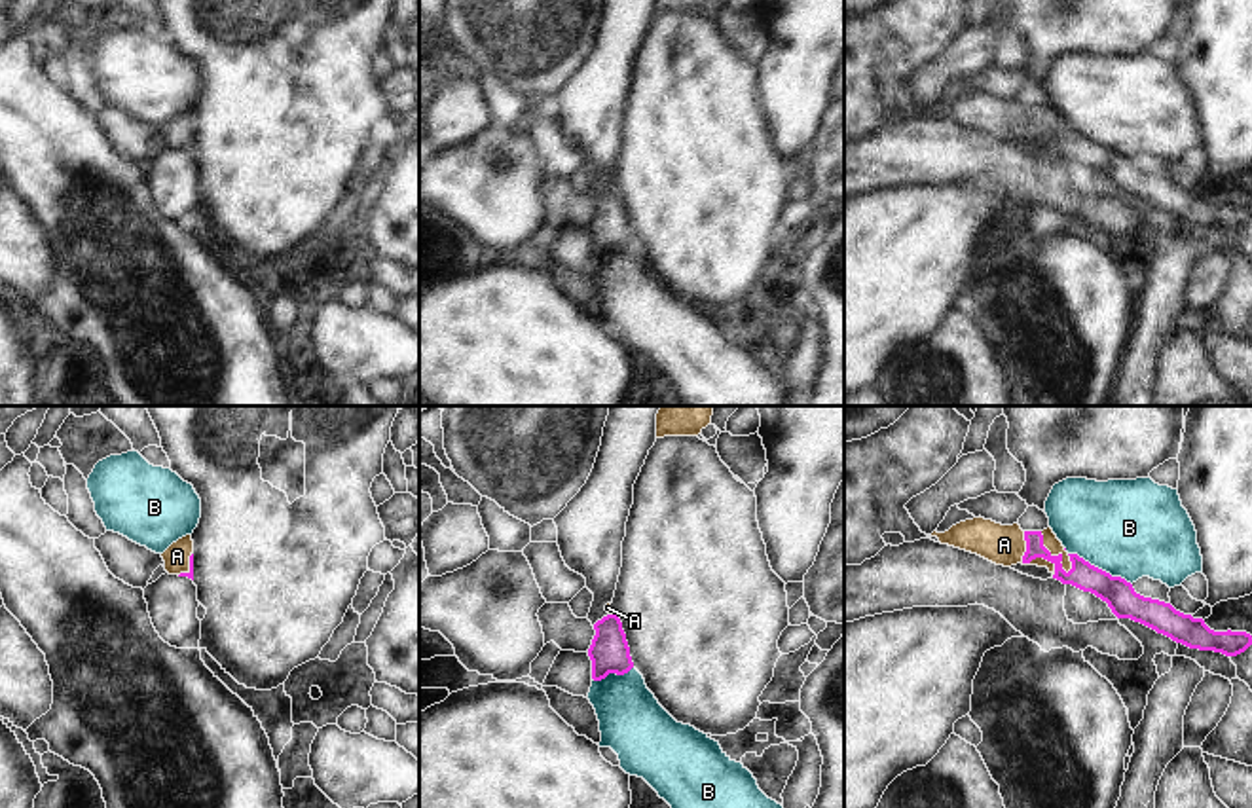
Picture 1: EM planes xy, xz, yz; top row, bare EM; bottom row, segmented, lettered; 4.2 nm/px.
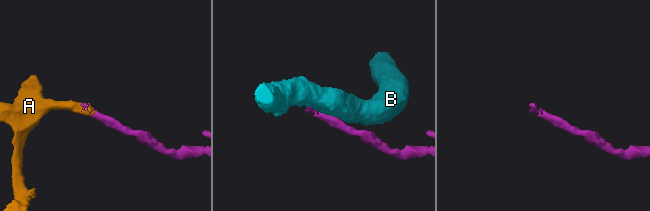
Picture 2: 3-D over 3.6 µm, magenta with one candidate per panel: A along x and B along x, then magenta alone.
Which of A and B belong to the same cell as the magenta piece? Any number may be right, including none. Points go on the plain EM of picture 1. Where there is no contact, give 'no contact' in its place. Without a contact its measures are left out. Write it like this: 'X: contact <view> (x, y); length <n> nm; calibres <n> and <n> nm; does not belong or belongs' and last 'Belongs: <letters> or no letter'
A: contact yz (1029, 137); length 240 nm; calibres 120 and 180 nm; belongs
B: contact yz (1101, 145); length 300 nm; calibres 130 and 420 nm; does not belong
Belongs: A

